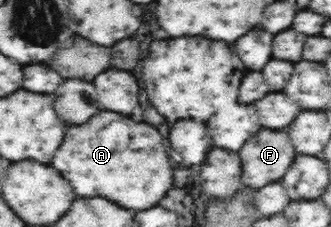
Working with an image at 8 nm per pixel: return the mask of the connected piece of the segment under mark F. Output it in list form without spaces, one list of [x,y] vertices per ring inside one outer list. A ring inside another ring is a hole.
[[[260,130],[240,150],[242,182],[252,188],[278,182],[292,166],[296,152],[288,134],[274,130]]]

